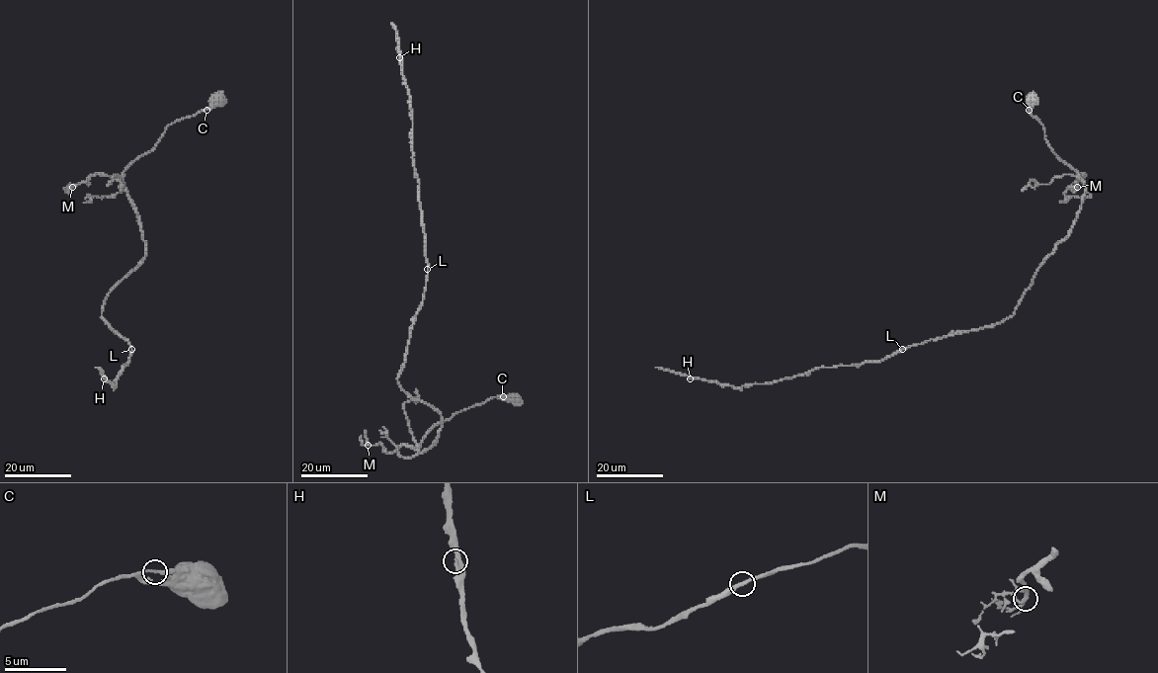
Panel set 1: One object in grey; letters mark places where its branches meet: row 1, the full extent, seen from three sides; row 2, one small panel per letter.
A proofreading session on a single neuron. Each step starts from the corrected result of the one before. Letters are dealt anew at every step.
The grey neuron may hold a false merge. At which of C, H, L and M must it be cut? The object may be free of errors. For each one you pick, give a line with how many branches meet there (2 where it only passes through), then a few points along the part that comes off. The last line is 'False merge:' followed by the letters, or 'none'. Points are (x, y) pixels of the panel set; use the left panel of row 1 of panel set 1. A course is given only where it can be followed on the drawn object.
False merge: none

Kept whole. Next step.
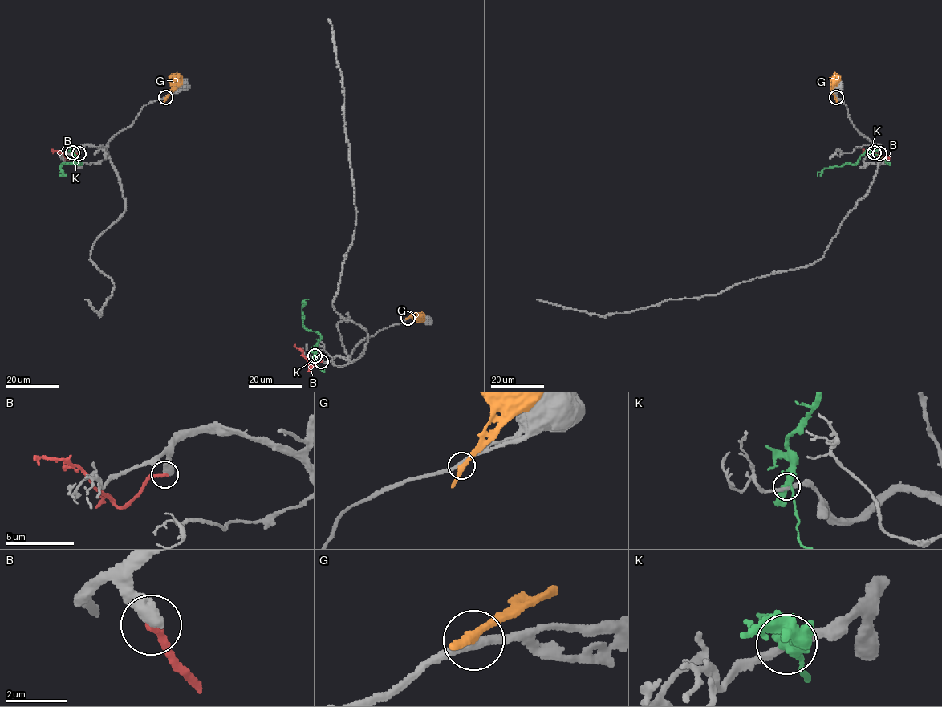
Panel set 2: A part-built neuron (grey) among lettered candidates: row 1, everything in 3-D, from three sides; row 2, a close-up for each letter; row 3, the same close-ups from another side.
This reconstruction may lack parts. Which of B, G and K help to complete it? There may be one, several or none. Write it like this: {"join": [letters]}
{"join": []}

